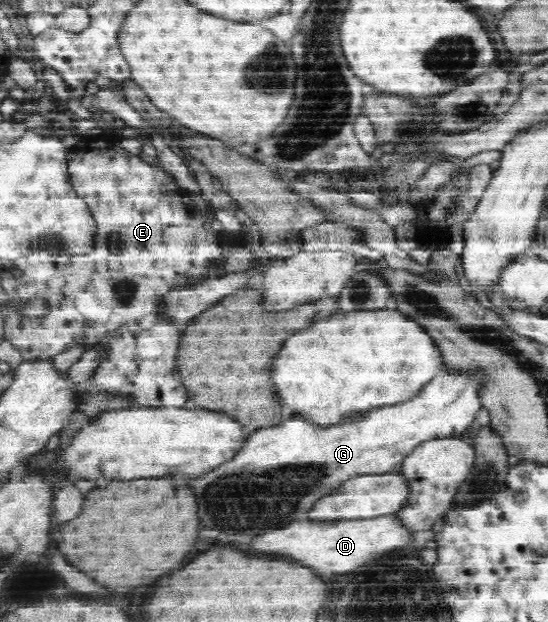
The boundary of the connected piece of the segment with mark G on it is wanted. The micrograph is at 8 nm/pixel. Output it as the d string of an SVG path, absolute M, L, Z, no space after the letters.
M447 369L423 385L421 391L407 401L362 412L361 419L355 423L337 421L325 427L294 414L290 419L278 420L274 425L251 429L246 448L241 450L229 465L205 475L203 479L195 479L193 483L201 517L201 541L197 541L197 549L209 549L209 545L217 545L217 541L231 545L251 543L269 527L281 529L289 525L293 517L297 521L307 519L307 511L322 497L335 491L344 481L367 473L385 473L398 469L402 461L420 443L449 436L465 437L469 426L476 425L475 417L482 407L480 397L489 378L488 371L484 369Z

